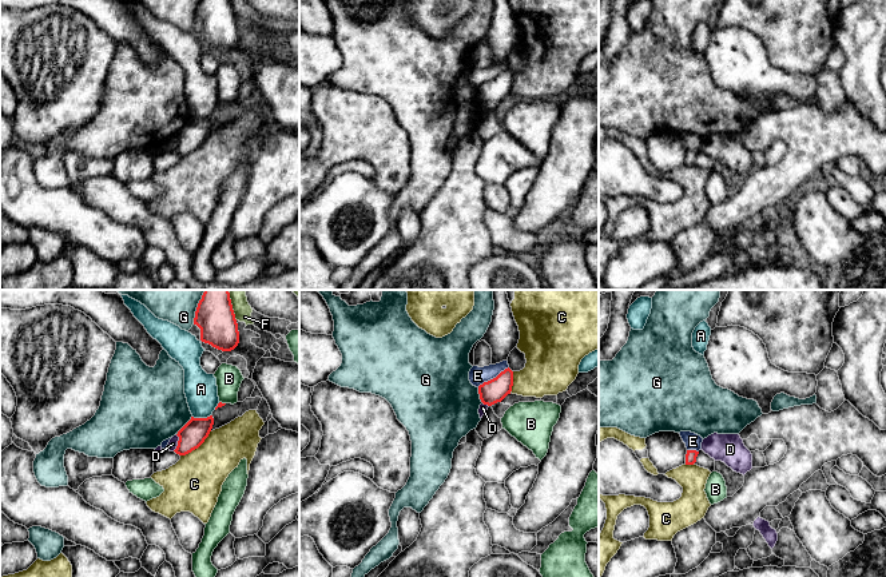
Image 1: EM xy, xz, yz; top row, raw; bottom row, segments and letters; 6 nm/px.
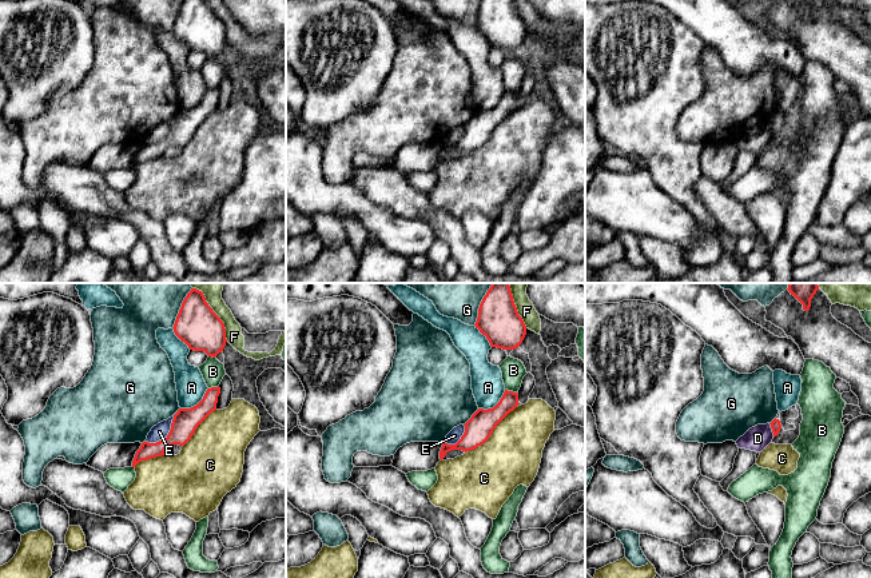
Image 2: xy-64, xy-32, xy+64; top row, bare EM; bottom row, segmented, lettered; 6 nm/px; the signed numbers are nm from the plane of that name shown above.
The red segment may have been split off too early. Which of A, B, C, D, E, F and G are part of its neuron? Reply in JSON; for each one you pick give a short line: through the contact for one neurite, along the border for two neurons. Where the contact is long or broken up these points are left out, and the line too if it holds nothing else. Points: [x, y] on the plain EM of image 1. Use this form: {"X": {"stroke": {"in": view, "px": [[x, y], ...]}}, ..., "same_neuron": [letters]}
{"same_neuron": []}

